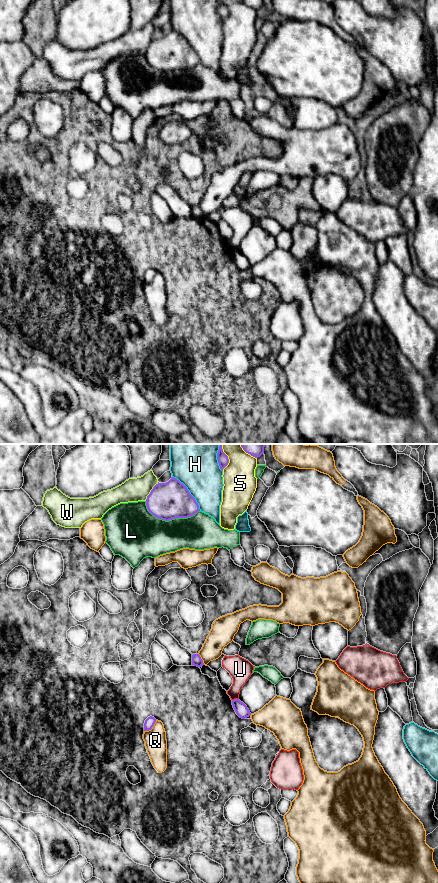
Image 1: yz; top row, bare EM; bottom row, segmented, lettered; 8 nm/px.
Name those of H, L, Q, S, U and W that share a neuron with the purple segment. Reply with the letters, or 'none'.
none

